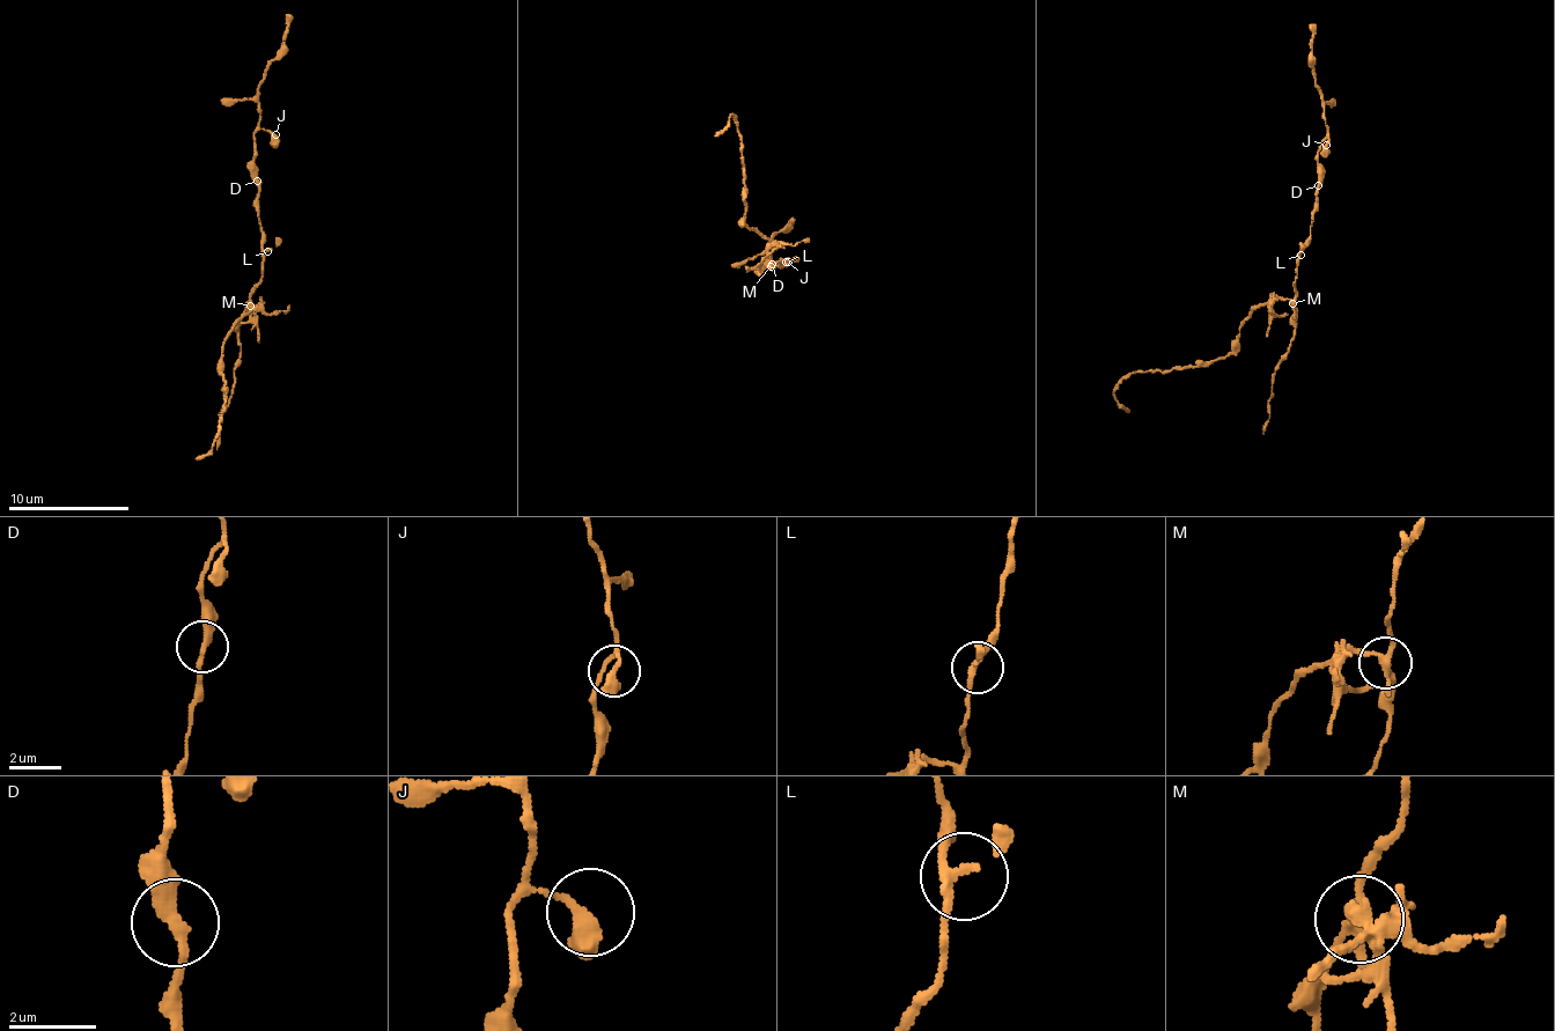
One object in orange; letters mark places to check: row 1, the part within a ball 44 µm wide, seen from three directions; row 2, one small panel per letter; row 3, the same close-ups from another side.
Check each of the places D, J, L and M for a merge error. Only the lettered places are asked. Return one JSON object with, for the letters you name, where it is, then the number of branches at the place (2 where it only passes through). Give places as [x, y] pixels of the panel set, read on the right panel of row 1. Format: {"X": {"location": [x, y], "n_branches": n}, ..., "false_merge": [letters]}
{"M": {"location": [1292, 303], "n_branches": 3}, "false_merge": ["M"]}

